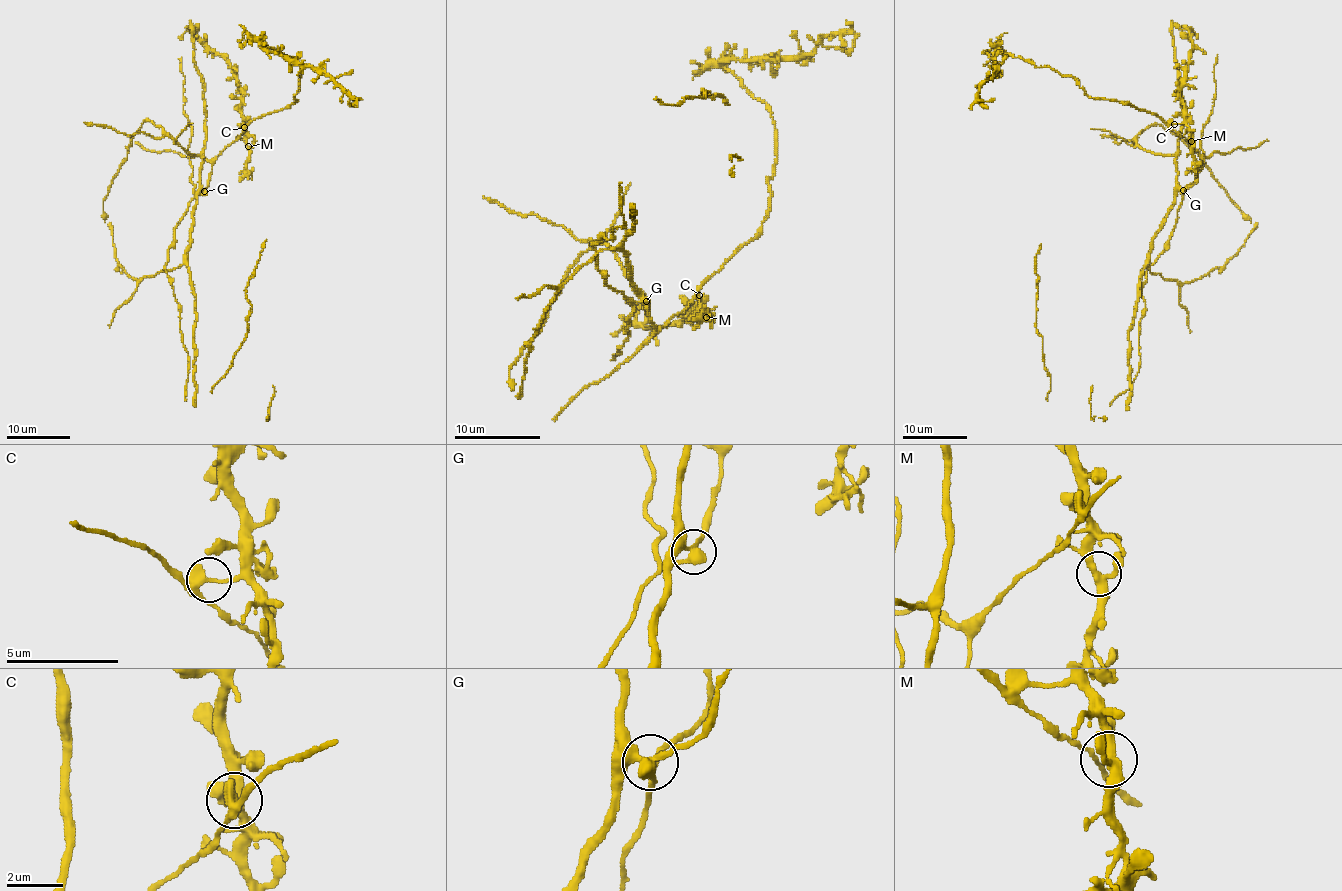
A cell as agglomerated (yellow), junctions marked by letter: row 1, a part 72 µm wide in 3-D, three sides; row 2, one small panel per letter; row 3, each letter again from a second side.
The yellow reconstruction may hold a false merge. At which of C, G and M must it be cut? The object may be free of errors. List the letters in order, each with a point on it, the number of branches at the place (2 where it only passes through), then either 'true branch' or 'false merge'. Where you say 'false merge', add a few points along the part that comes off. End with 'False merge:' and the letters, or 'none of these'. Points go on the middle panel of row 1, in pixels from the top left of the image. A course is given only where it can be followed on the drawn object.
C: (699, 295) | 3 | true branch
G: (646, 301) | 3 | true branch
M: (706, 317) | 3 | true branch
False merge: none of these

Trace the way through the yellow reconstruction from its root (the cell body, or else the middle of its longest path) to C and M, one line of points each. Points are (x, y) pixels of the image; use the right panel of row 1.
C: (1183, 199), (1183, 190), (1195, 182), (1203, 156), (1172, 128), (1174, 124)
M: (1183, 199), (1183, 190), (1195, 182), (1203, 156), (1172, 125), (1183, 124), (1191, 141)

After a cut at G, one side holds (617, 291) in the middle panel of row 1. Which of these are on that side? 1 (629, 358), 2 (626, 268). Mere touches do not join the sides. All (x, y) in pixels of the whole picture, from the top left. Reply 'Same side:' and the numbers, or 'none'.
Same side: none

